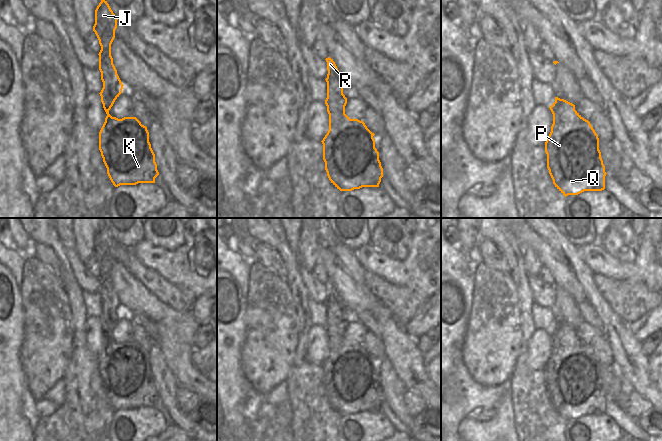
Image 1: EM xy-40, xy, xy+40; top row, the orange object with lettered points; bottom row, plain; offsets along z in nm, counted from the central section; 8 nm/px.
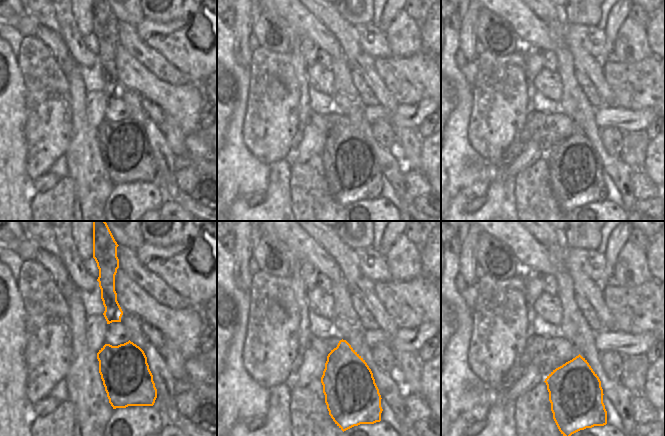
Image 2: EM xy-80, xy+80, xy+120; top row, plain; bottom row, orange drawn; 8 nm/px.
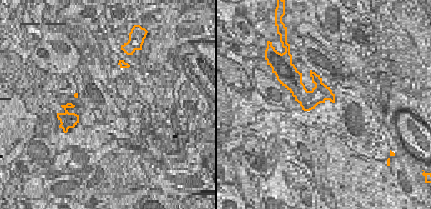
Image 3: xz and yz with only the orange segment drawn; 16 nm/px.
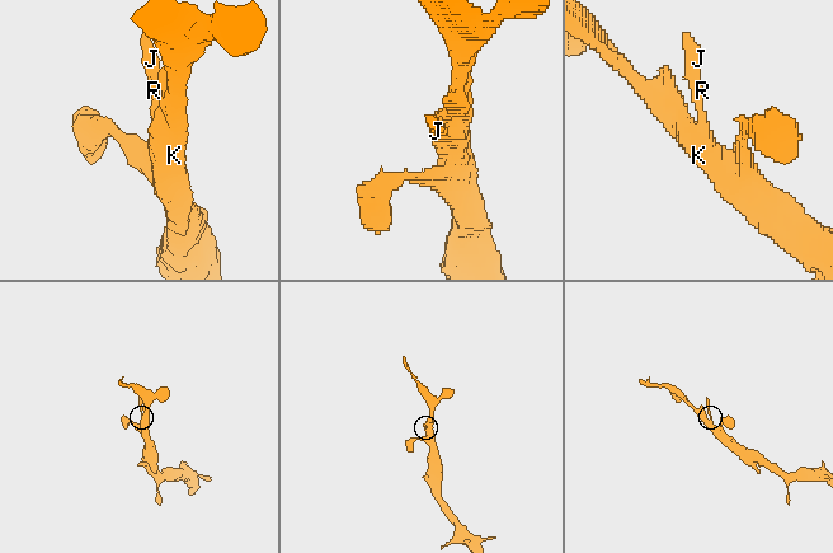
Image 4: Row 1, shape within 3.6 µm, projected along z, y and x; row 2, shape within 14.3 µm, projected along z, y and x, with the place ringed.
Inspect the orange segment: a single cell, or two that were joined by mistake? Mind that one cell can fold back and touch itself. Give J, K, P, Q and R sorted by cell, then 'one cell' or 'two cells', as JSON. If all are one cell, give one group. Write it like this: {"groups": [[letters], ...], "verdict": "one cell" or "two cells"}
{"groups": [["J", "K", "P", "Q", "R"]], "verdict": "one cell"}

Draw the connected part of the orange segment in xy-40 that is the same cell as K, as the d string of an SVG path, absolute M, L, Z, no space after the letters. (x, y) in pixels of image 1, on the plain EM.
M101 218L101 226L95 234L93 250L101 270L98 279L103 312L99 318L107 338L99 356L99 374L107 392L107 398L115 411L155 407L159 396L155 378L149 366L147 351L142 349L136 341L118 343L109 338L109 334L122 317L124 310L111 280L111 268L115 262L117 244Z

